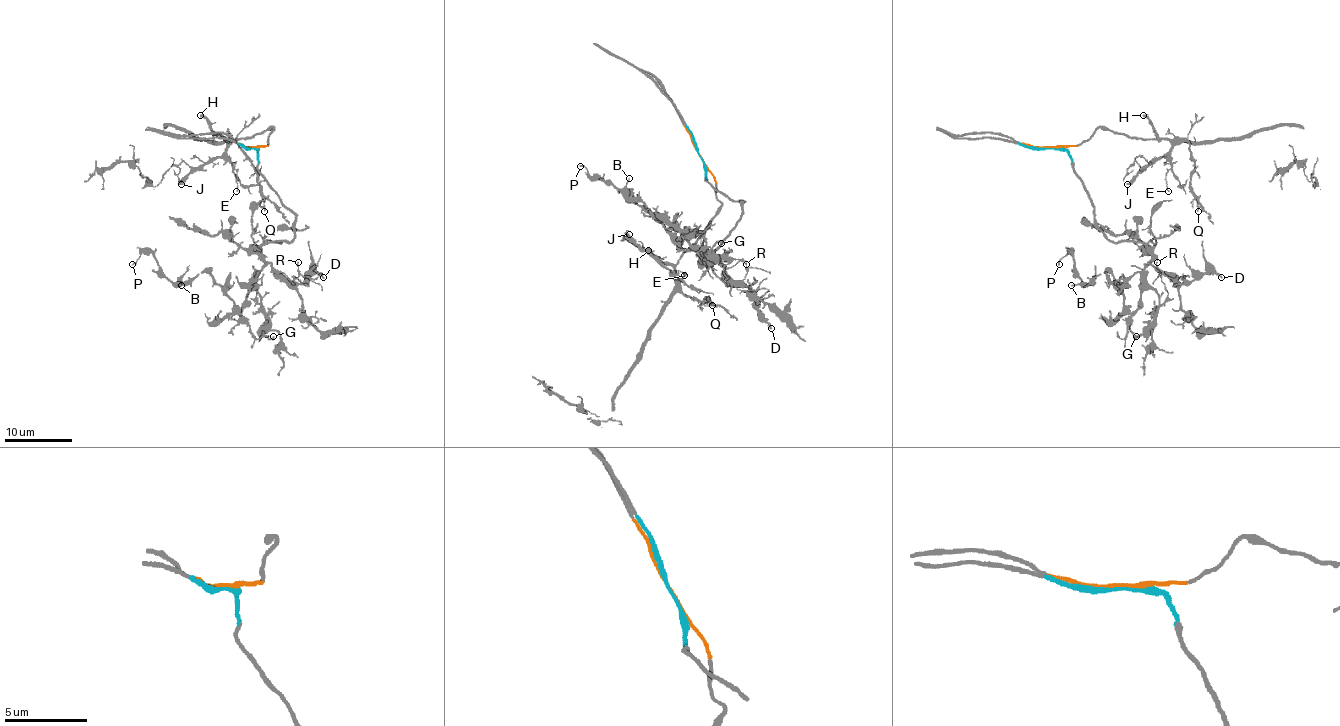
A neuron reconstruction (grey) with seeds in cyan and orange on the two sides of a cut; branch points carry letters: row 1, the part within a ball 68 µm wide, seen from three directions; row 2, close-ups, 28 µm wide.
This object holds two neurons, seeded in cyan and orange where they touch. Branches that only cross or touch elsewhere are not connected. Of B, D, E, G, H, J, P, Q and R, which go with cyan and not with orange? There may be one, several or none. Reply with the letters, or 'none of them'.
B, D, G, P, R

